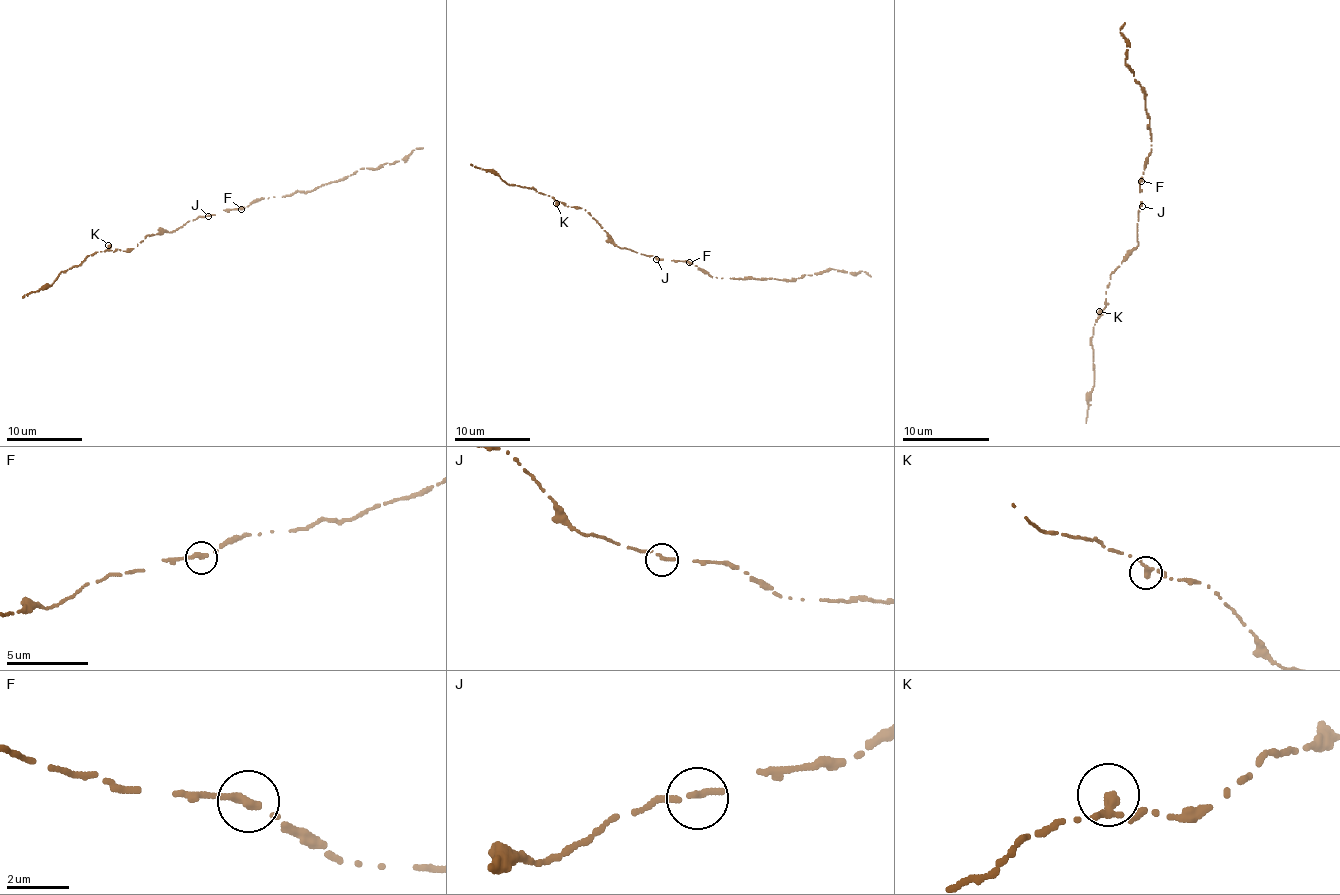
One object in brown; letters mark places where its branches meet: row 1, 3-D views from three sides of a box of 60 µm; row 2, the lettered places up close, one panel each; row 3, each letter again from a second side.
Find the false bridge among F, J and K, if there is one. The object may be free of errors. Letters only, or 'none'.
none

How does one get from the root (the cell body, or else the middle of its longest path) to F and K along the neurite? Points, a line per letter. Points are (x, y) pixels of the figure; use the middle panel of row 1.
F: (656, 258), (689, 261)
K: (656, 258), (619, 247), (588, 212), (560, 201), (556, 203)

